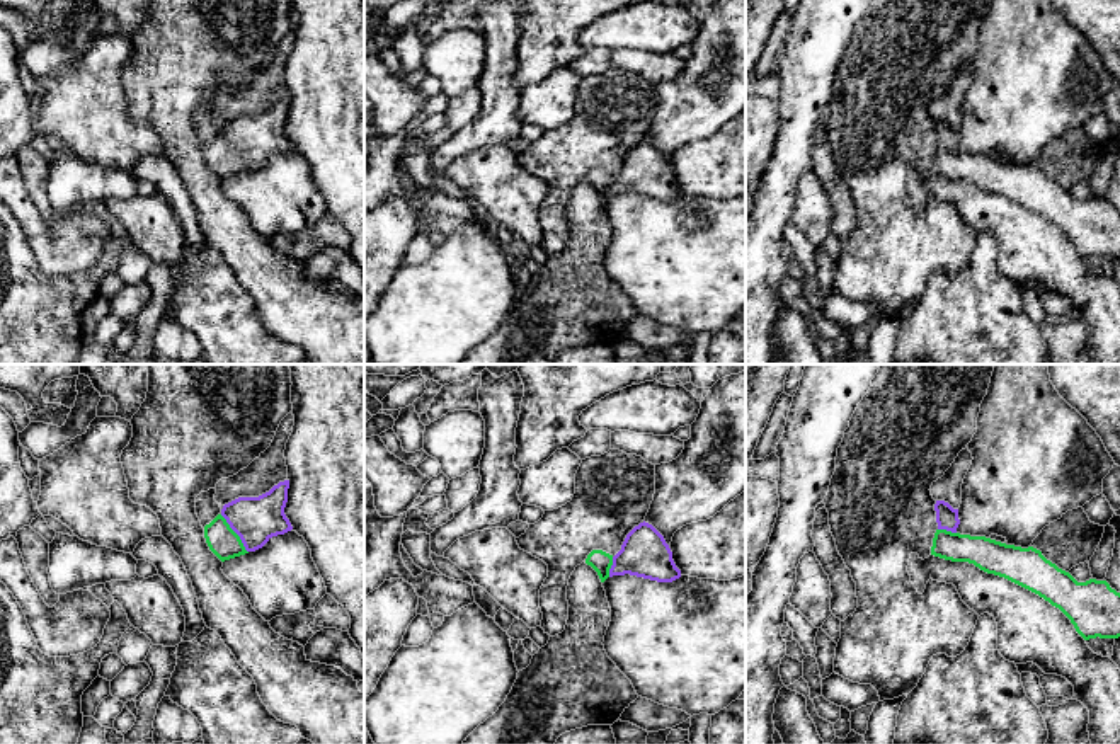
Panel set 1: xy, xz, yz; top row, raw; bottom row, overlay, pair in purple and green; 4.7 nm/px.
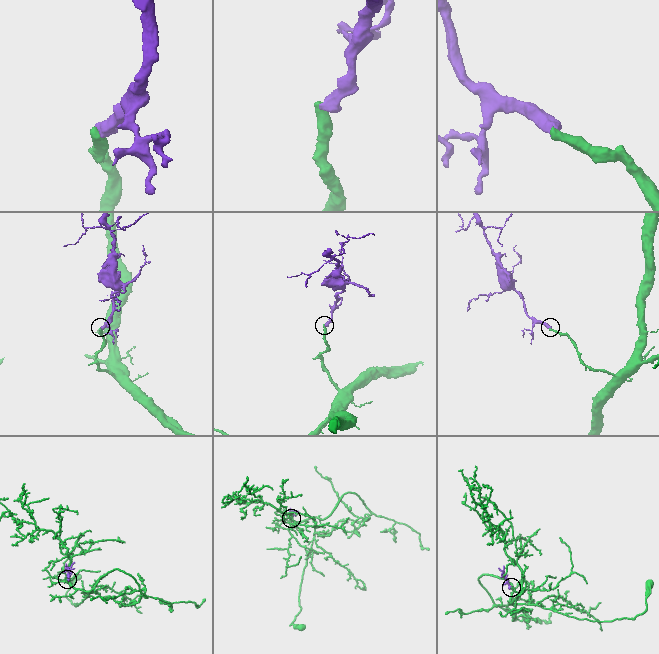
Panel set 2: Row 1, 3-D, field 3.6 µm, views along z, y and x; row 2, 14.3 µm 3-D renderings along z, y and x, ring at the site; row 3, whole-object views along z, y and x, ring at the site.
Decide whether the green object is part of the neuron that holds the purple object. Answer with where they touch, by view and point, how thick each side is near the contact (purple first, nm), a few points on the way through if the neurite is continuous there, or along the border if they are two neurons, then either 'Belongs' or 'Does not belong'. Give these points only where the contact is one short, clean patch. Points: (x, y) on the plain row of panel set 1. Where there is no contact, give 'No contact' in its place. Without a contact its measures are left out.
Touches purple at xy (235, 150). Thickness 220 nm (purple) against 150 nm. Path across: xy (256, 138), (235, 150), (223, 160). Belongs

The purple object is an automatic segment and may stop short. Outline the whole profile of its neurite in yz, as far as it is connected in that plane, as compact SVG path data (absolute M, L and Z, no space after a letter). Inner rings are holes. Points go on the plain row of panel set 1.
M936 119L934 129L938 148L931 174L974 182L1038 213L1059 226L1084 259L1120 255L1120 211L1106 199L1077 201L1033 165L1021 167L986 155L960 153L958 128L945 119Z

